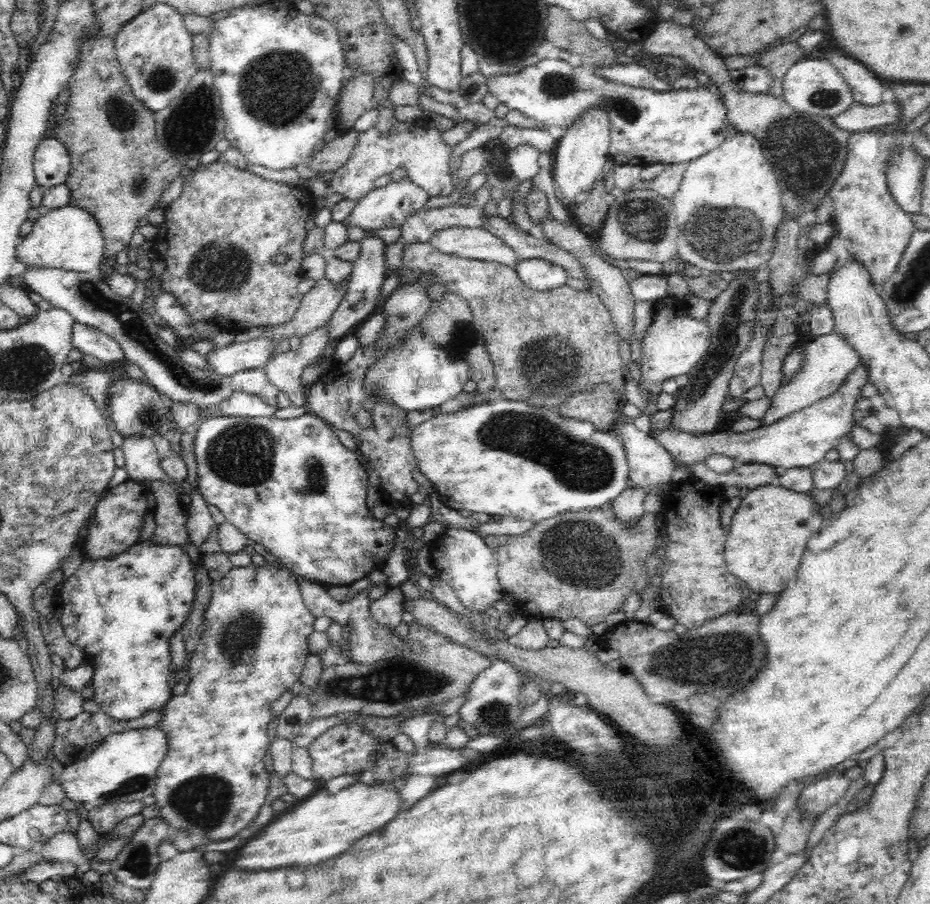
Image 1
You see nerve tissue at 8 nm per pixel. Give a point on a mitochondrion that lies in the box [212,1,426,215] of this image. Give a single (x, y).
(278, 89)

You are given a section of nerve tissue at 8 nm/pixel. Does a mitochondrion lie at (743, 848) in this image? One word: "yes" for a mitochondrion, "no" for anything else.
yes

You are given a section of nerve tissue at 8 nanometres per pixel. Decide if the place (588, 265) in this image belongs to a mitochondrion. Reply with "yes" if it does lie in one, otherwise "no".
no

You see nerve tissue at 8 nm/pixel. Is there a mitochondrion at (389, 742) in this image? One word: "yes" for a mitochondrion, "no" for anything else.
no

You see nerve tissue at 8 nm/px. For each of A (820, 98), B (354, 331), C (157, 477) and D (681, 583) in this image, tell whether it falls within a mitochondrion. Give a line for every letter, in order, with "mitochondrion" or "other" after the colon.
A: mitochondrion
B: other
C: other
D: other

